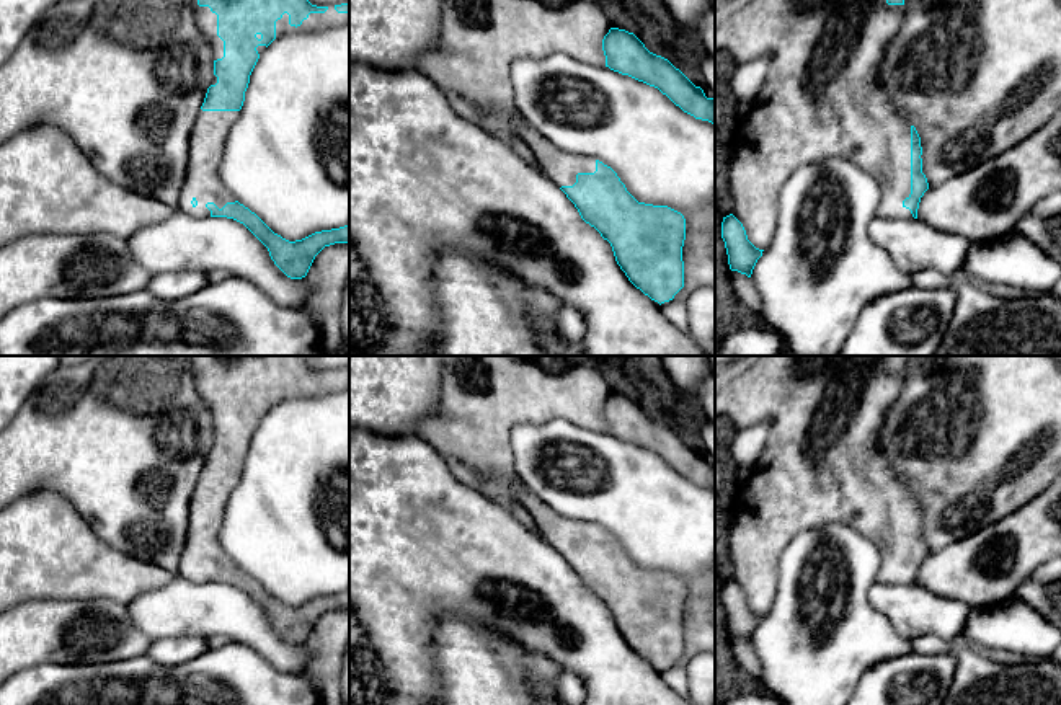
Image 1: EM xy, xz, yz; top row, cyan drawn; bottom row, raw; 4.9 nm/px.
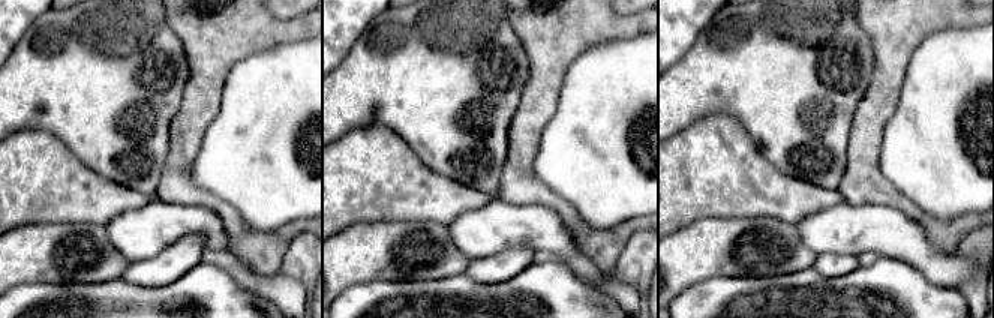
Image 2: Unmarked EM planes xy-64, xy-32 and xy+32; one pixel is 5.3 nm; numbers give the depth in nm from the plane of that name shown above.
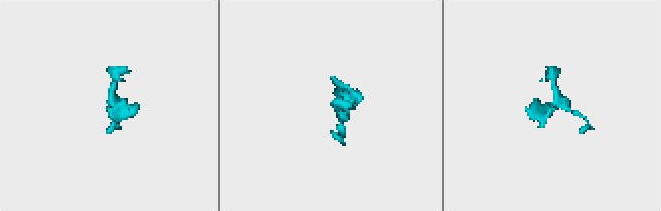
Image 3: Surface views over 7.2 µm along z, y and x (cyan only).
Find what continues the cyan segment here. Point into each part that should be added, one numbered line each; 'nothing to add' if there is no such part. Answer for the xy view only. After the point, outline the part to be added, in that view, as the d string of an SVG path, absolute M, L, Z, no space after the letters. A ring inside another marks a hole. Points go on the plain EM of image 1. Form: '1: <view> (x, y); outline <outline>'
1: xy (206, 385); outline M189 356L186 357L189 359L194 387L201 398L204 400L204 403L209 406L214 426L222 424L224 406L217 401L217 380L212 379L209 372L199 372L196 359L191 359Z

